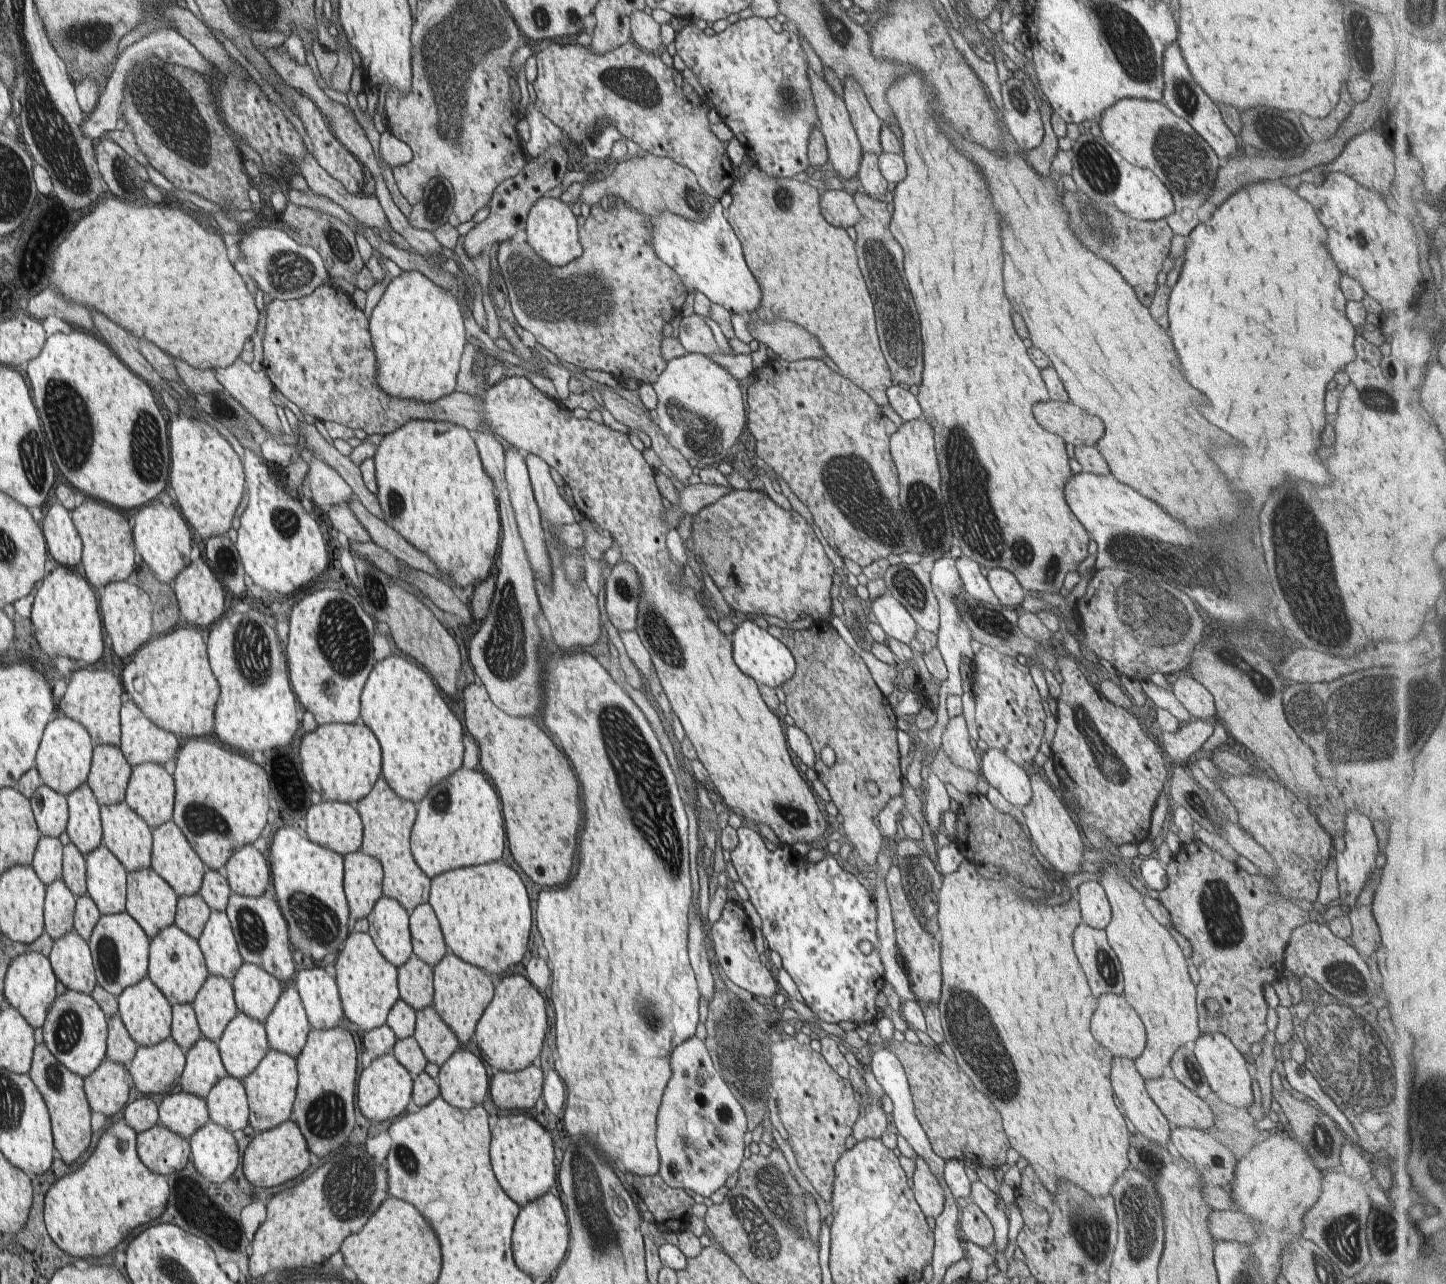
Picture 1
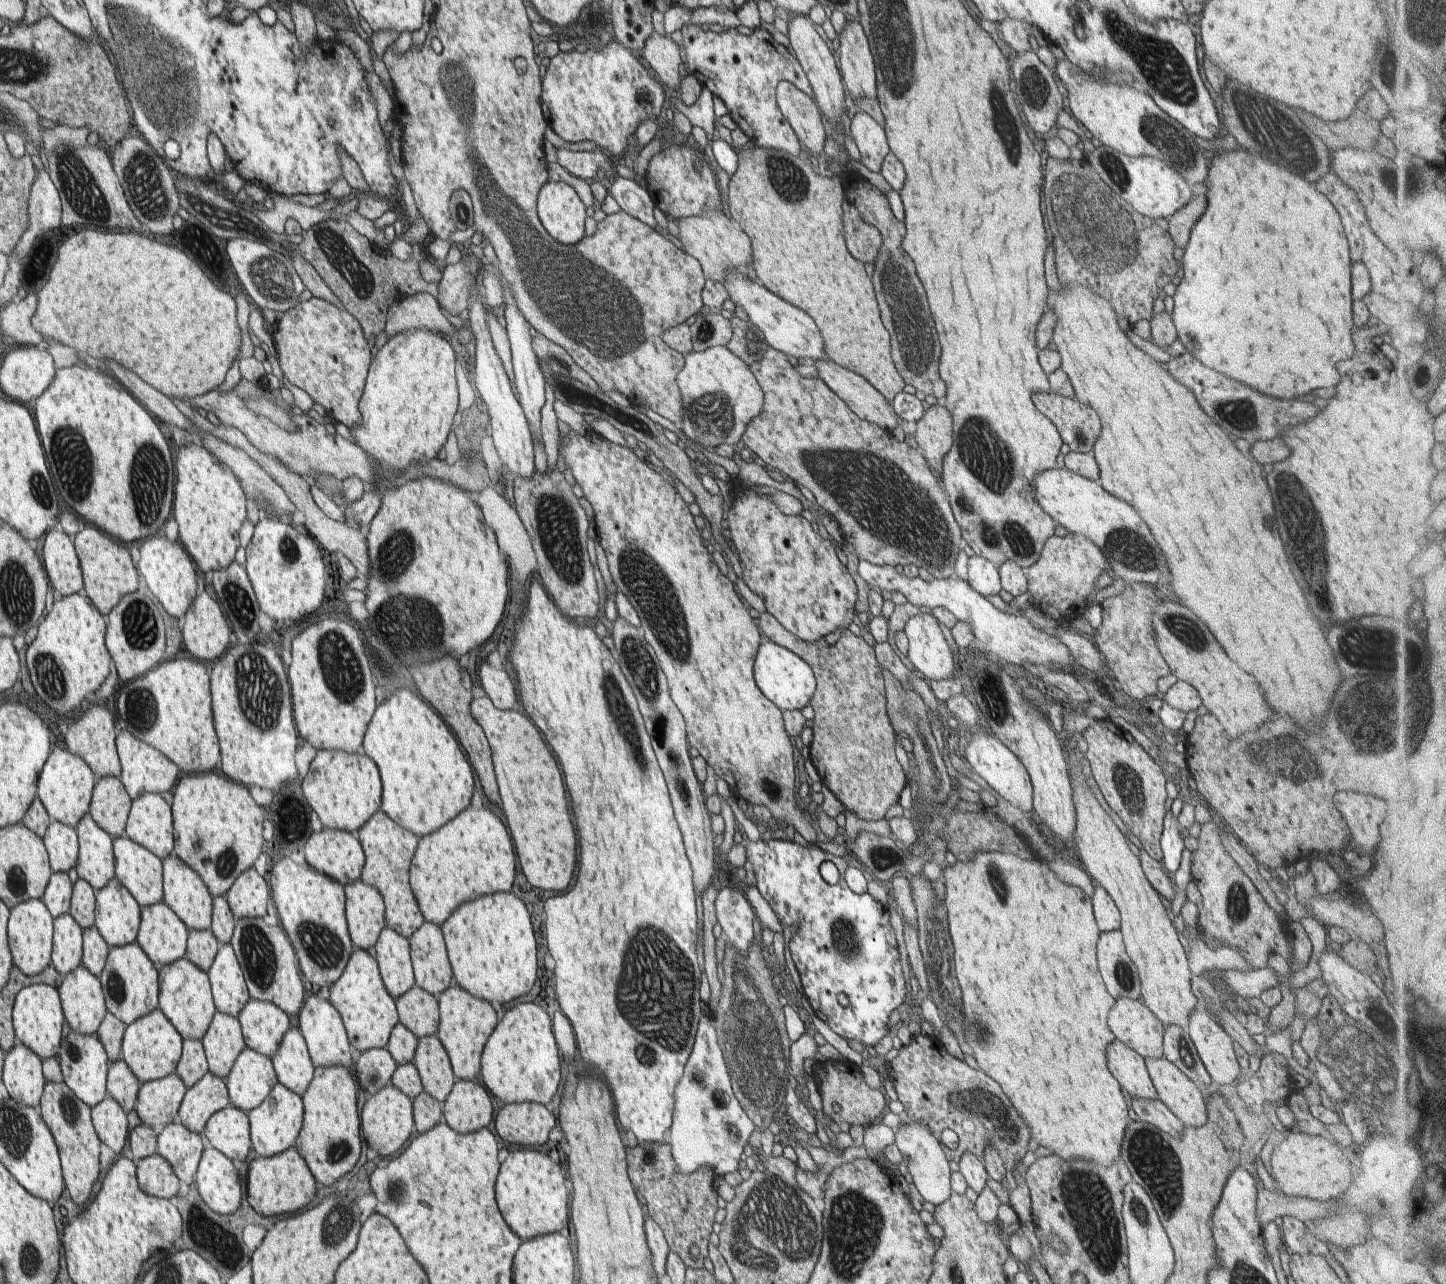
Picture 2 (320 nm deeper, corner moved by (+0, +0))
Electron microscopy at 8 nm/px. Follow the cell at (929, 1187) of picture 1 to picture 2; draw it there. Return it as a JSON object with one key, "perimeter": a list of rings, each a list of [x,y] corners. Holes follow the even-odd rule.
{"perimeter":[[[908,1120],[902,1129],[895,1132],[895,1144],[902,1153],[902,1157],[904,1156],[906,1162],[908,1162],[907,1170],[910,1171],[912,1182],[924,1201],[934,1205],[945,1202],[952,1191],[950,1184],[951,1170],[944,1145],[934,1137],[934,1134],[925,1125]]]}

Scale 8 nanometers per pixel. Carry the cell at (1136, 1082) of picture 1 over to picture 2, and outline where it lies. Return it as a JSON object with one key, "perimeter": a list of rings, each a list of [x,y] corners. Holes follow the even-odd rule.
{"perimeter":[[[1115,1039],[1106,1048],[1106,1059],[1110,1073],[1118,1080],[1121,1089],[1128,1091],[1130,1097],[1158,1099],[1144,1057]]]}

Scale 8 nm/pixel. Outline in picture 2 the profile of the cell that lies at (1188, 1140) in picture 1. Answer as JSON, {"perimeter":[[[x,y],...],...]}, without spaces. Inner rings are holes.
{"perimeter":[[[1131,1097],[1128,1102],[1132,1104],[1134,1114],[1147,1124],[1156,1126],[1174,1138],[1178,1138],[1184,1132],[1184,1126],[1159,1099],[1144,1100]]]}

